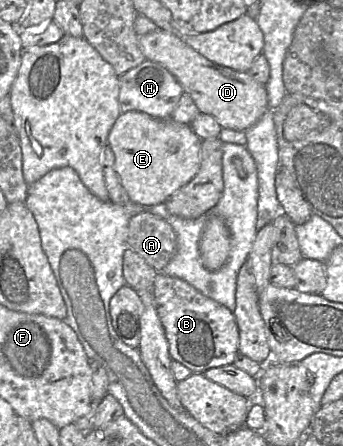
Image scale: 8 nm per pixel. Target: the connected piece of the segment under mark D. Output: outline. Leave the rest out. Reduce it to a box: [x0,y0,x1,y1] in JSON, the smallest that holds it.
[138,28,269,131]

